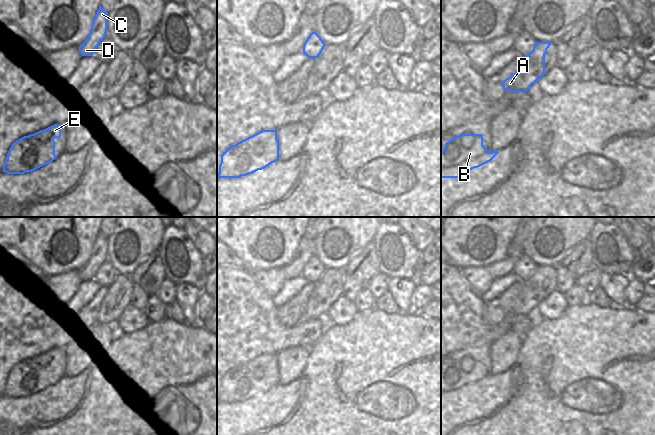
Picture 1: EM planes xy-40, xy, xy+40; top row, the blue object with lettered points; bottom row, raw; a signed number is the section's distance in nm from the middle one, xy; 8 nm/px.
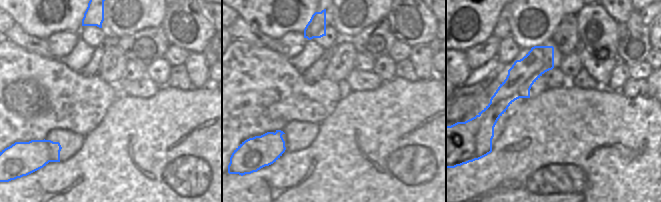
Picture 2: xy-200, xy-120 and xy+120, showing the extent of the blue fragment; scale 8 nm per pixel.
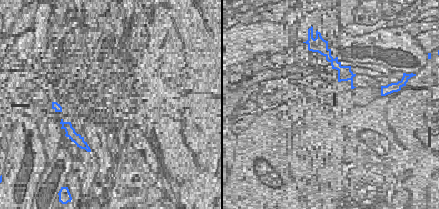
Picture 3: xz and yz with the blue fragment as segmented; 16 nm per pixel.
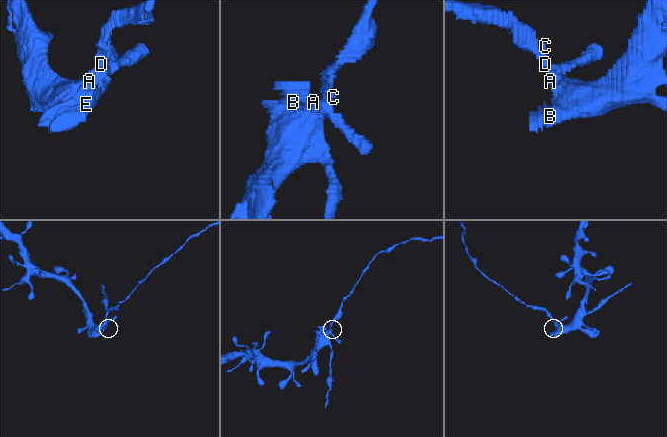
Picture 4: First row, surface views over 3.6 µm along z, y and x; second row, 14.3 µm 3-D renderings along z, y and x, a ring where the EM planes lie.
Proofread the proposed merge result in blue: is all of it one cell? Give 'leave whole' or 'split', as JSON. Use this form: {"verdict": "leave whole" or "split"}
{"verdict": "split"}

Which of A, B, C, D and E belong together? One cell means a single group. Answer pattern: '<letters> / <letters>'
A B E / C D

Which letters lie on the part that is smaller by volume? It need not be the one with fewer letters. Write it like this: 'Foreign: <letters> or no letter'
Foreign: C, D

